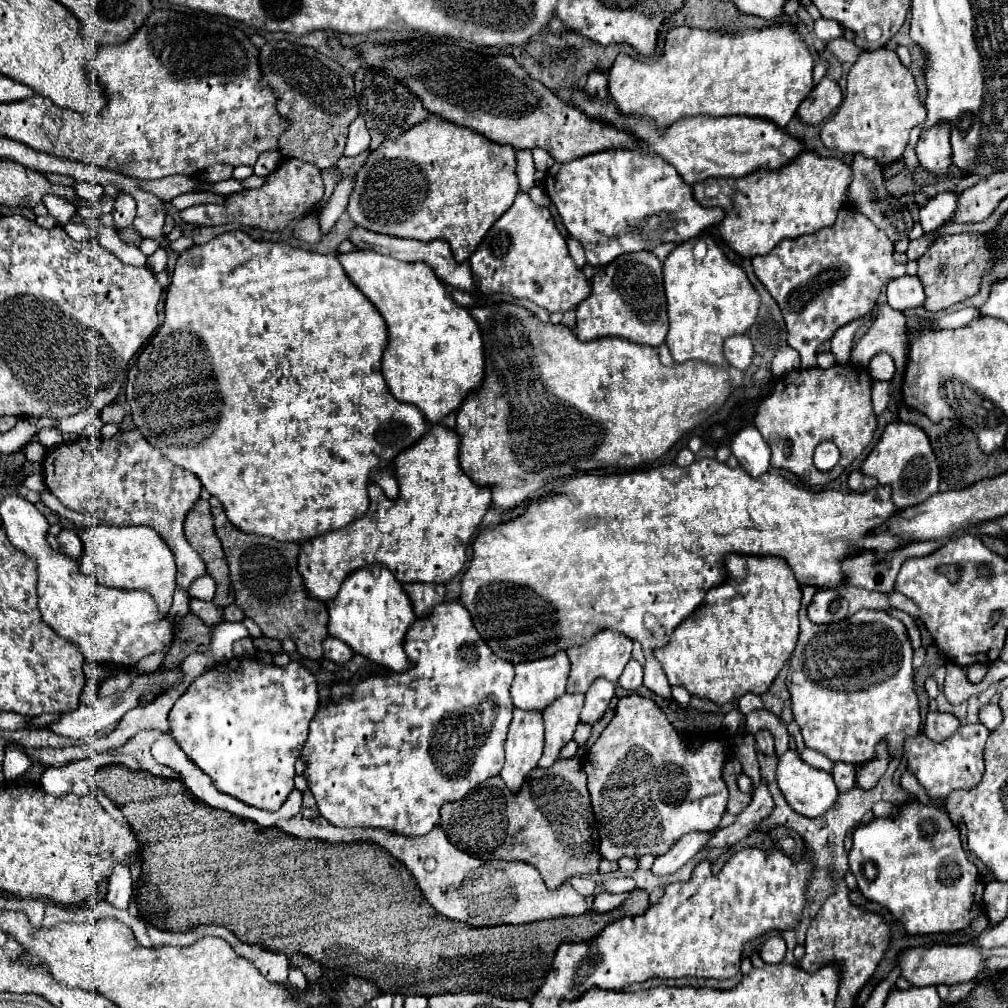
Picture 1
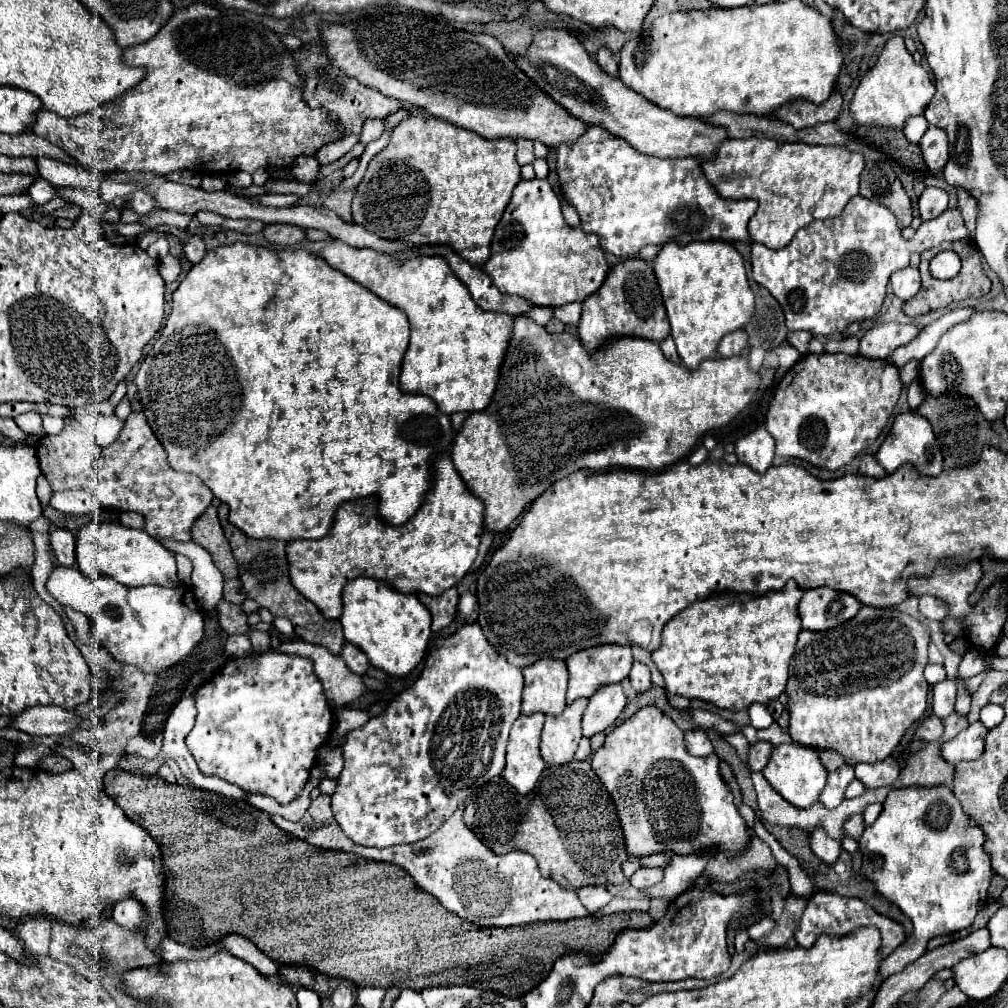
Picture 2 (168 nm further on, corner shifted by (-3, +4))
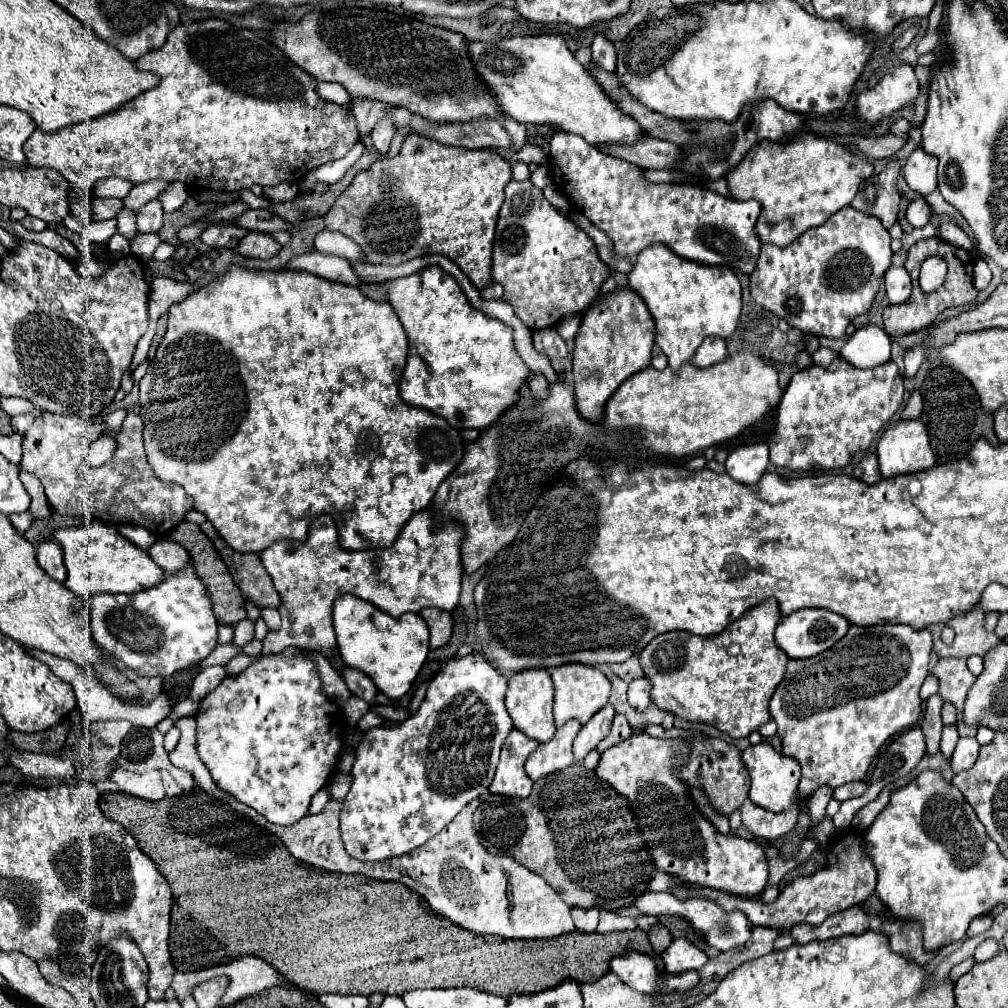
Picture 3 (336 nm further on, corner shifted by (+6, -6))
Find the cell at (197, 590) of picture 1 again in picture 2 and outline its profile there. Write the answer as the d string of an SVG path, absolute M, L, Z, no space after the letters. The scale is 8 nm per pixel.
M194 542L194 544L186 544L186 548L188 548L186 556L192 560L192 568L194 568L190 590L198 600L198 604L202 606L202 610L212 612L216 602L222 598L222 574L220 570L216 570L210 554L202 546Z

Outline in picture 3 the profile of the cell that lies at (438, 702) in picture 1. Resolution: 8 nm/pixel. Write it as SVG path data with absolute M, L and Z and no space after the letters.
M469 654L461 660L453 658L453 660L445 662L445 666L439 670L439 674L431 680L425 700L421 702L419 710L411 718L407 718L405 722L401 722L395 728L379 726L379 728L373 728L365 734L365 738L361 740L361 744L355 750L355 764L353 764L353 770L351 770L353 784L351 784L351 790L349 790L347 798L343 800L343 808L341 808L341 836L343 836L343 844L345 844L347 852L353 858L357 858L357 860L387 860L387 858L411 852L413 848L417 848L417 846L425 844L429 838L433 838L447 822L451 822L461 812L461 808L467 802L481 796L489 788L499 762L501 746L503 746L505 738L509 736L509 732L513 730L513 722L511 722L511 718L507 714L507 708L505 708L505 692L507 692L507 678L501 676L499 670L493 668L481 654Z

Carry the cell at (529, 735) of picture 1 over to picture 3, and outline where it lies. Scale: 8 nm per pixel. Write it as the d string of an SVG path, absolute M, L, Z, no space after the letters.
M513 730L501 748L501 760L497 764L497 772L489 786L489 792L513 798L527 798L531 794L533 782L525 774L523 766L527 756L535 752L537 746L537 740L531 740L523 732Z

